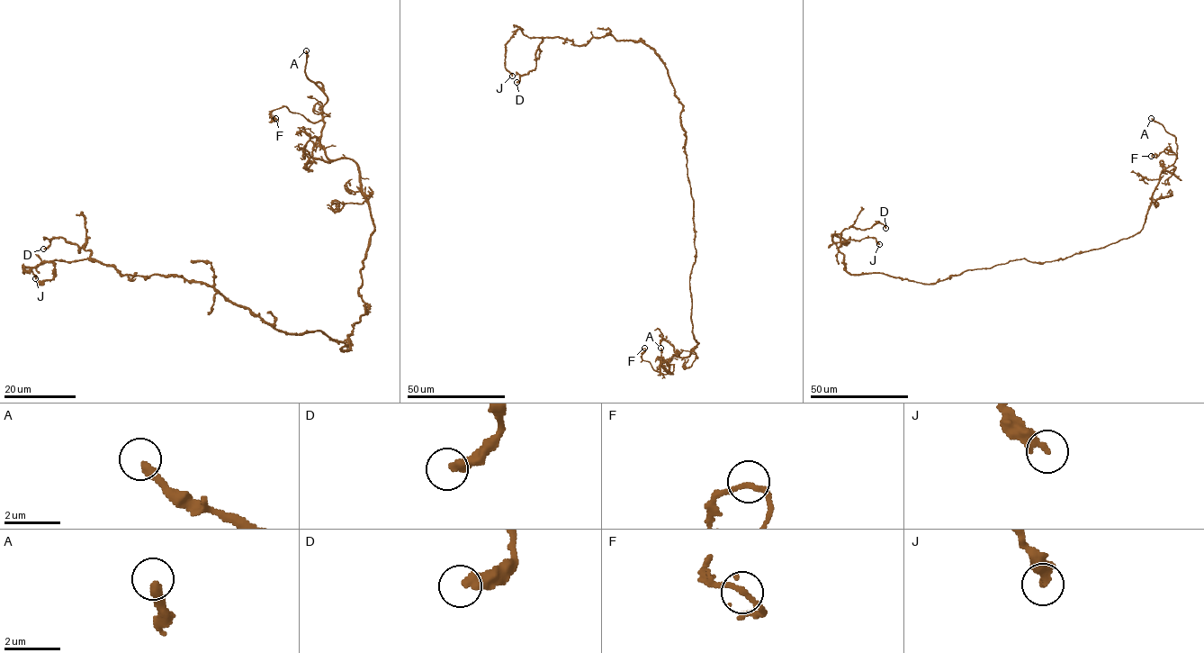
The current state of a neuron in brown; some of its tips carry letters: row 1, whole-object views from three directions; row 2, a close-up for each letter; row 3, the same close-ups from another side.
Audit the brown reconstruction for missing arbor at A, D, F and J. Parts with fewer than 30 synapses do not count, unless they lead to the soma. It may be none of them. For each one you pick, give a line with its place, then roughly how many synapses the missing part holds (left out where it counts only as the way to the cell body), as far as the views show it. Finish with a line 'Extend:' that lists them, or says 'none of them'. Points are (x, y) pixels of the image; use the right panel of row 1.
A: Place: (1151, 118)
Extend: A

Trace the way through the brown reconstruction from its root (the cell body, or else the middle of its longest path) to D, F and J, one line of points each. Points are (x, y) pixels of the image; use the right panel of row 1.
D: (966, 270), (929, 284), (849, 273), (839, 249), (849, 241), (840, 240), (840, 232), (877, 222), (885, 228)
F: (966, 270), (1022, 258), (1037, 263), (1065, 258), (1137, 233), (1161, 174), (1177, 158), (1165, 149), (1151, 156)
J: (966, 270), (929, 284), (881, 273), (850, 275), (839, 249), (849, 241), (832, 234), (873, 237), (879, 244)

